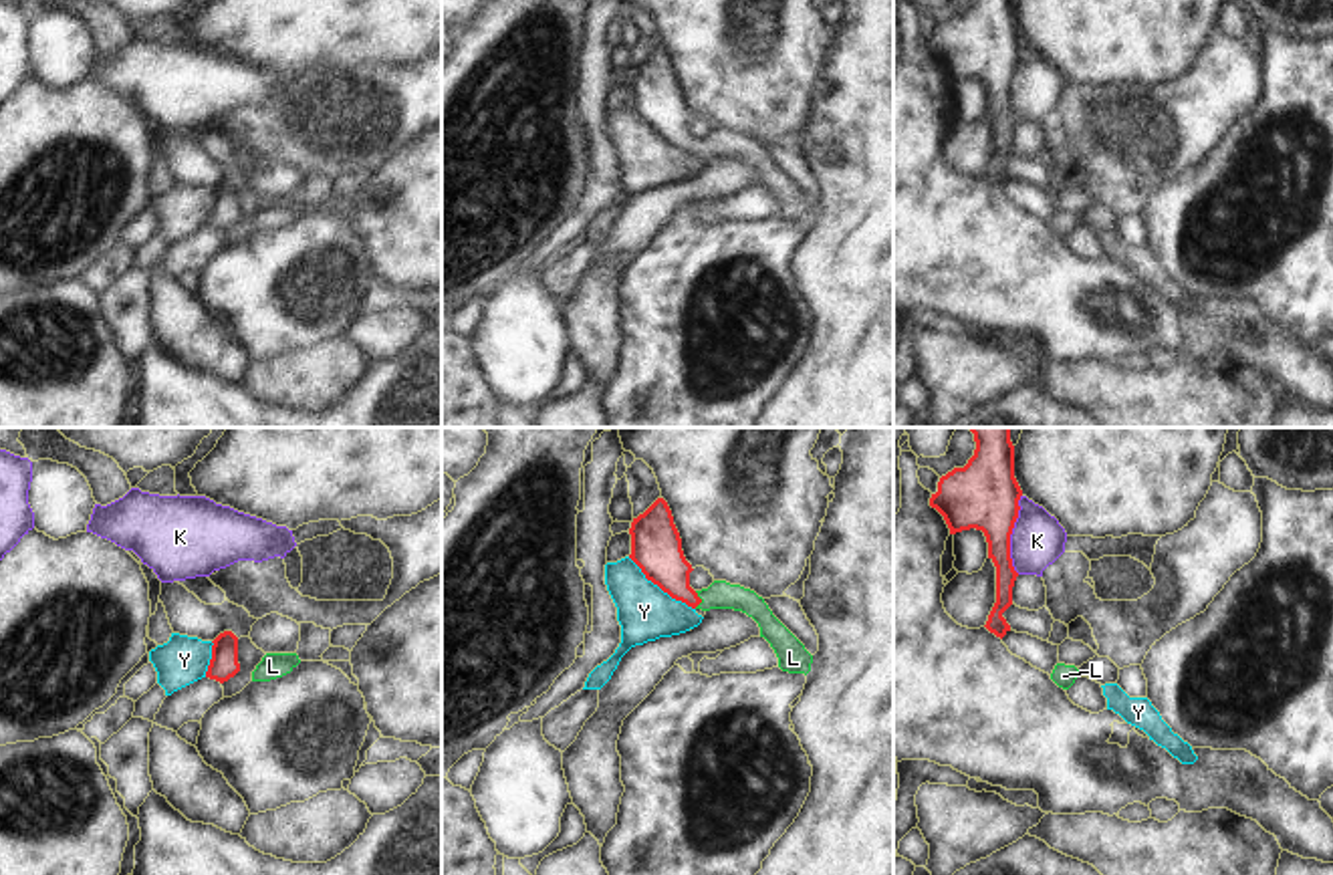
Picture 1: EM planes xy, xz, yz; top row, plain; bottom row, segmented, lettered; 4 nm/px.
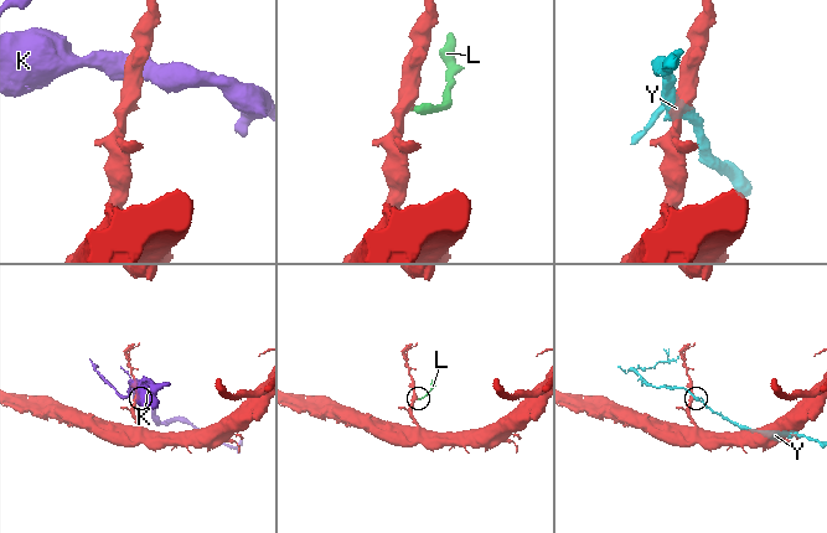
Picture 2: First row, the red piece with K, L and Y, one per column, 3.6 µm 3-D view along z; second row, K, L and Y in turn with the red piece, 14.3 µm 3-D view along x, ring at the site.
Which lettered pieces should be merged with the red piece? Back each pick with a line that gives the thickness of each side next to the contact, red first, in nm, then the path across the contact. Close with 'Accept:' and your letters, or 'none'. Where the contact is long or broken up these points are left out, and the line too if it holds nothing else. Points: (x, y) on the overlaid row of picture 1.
L: 190 nm thick on the red side, 110 nm on the other; runs through xz (658, 553), (672, 577), (700, 599), (718, 595)
Accept: L

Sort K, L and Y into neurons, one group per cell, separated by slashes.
K / L / Y

